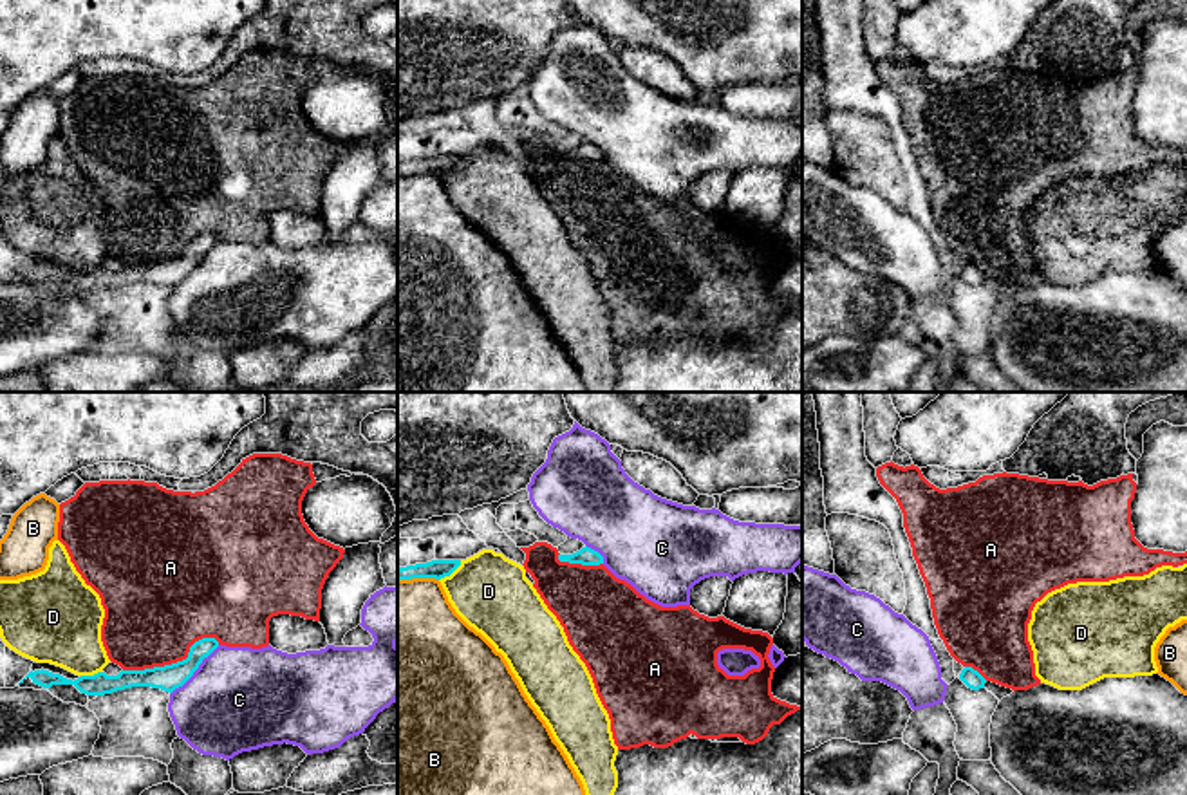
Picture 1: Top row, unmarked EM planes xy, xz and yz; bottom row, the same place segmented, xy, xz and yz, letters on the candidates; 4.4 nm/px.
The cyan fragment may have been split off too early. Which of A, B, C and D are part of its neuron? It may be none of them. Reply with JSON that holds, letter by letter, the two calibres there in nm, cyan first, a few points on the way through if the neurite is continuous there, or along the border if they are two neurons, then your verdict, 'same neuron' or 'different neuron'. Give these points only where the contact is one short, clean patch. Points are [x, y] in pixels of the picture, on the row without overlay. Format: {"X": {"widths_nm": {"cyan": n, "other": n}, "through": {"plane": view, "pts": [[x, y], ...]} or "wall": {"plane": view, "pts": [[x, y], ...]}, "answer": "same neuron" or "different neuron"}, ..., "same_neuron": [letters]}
{"A": {"widths_nm": {"cyan": 120, "other": 440}, "answer": "different neuron"}, "B": {"widths_nm": {"cyan": 90, "other": 460}, "wall": {"plane": "xz", "pts": [[438, 174], [398, 176]]}, "answer": "different neuron"}, "C": {"widths_nm": {"cyan": 120, "other": 460}, "wall": {"plane": "xy", "pts": [[219, 241], [170, 289]]}, "answer": "different neuron"}, "D": {"widths_nm": {"cyan": 90, "other": 340}, "wall": {"plane": "xz", "pts": [[461, 156], [439, 176]]}, "answer": "different neuron"}, "same_neuron": []}

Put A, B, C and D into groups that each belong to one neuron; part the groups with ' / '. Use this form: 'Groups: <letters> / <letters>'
Groups: A / B / C / D

